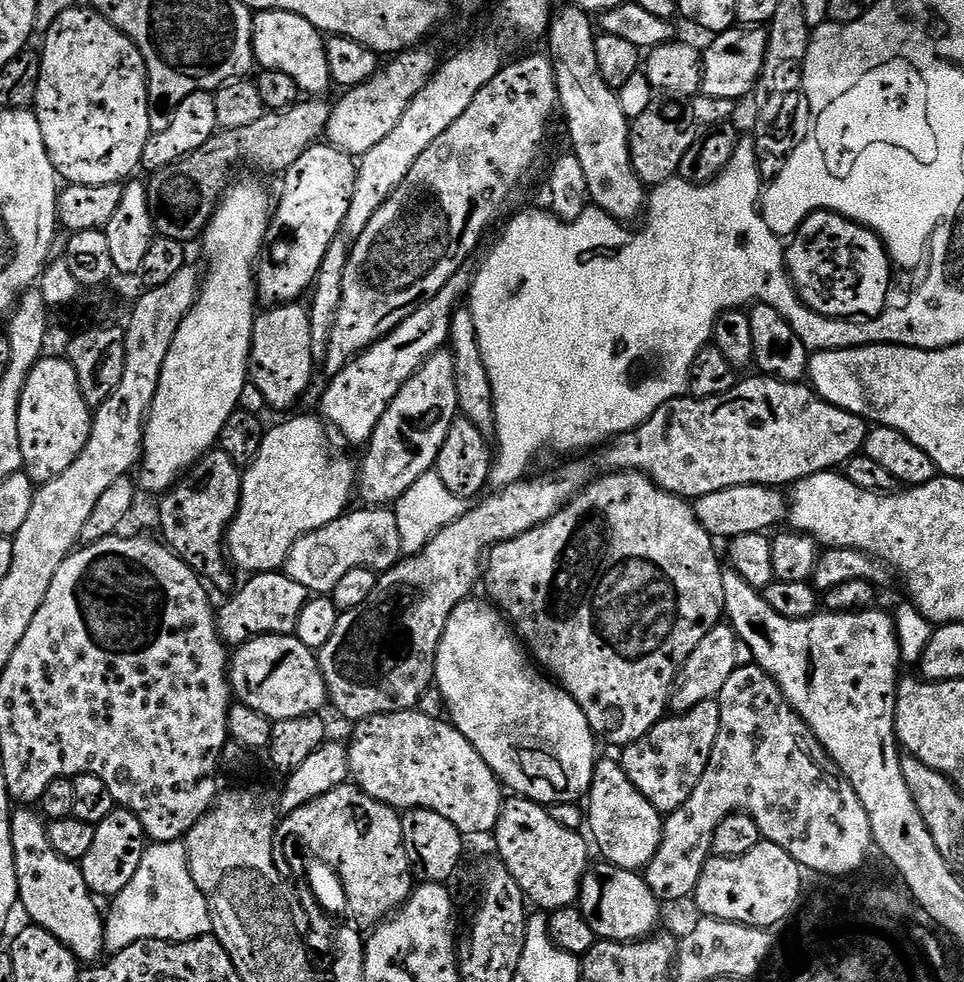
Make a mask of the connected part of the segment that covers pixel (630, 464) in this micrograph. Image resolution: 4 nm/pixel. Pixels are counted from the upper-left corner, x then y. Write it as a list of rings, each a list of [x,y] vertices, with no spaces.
[[[761,378],[762,380],[744,380],[737,388],[729,387],[727,391],[719,396],[706,396],[703,398],[685,398],[672,399],[670,403],[662,405],[659,412],[649,415],[647,419],[627,432],[621,432],[611,441],[612,449],[605,454],[604,460],[609,464],[609,469],[617,473],[639,473],[647,477],[658,487],[666,492],[673,492],[675,496],[681,498],[699,498],[706,494],[714,494],[718,490],[727,488],[737,488],[743,484],[758,484],[761,482],[772,482],[780,476],[780,480],[785,486],[791,485],[797,480],[804,480],[812,476],[815,472],[827,472],[843,465],[853,456],[857,455],[865,447],[865,441],[870,433],[869,425],[866,423],[863,415],[847,412],[845,408],[840,408],[837,404],[832,404],[820,395],[819,391],[811,387],[804,388],[803,383],[788,383],[775,378]]]

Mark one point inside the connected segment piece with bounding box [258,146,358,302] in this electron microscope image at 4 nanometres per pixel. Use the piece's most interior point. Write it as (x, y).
(324, 191)

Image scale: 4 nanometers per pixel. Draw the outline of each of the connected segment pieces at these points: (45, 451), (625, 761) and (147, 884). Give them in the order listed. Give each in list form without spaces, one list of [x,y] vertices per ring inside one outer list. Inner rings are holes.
[[[40,358],[36,364],[33,365],[28,375],[28,380],[25,382],[24,389],[21,392],[20,412],[17,414],[17,426],[14,430],[20,436],[23,467],[27,469],[37,481],[44,480],[47,476],[50,476],[49,478],[60,478],[76,460],[72,457],[72,408],[68,408],[68,406],[72,406],[72,376],[74,373],[76,373],[76,368],[68,358],[62,358],[62,360],[45,360],[45,358]]]
[[[694,708],[690,711],[668,726],[668,723],[659,723],[654,732],[658,738],[650,736],[636,740],[623,753],[622,765],[628,780],[662,814],[674,812],[687,802],[706,771],[719,734],[716,720],[700,722],[700,710]]]
[[[181,841],[149,843],[144,849],[136,875],[132,877],[126,888],[119,891],[109,903],[111,904],[110,914],[108,912],[105,915],[106,948],[108,949],[117,942],[131,948],[141,941],[182,943],[211,935],[213,933],[211,904],[207,895],[190,877],[188,867],[188,851],[185,843]]]

